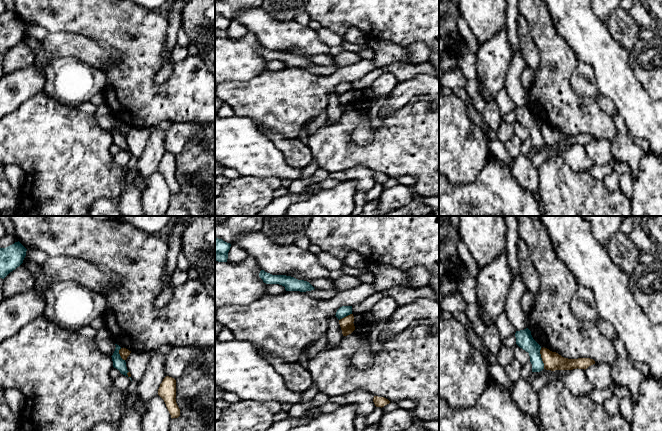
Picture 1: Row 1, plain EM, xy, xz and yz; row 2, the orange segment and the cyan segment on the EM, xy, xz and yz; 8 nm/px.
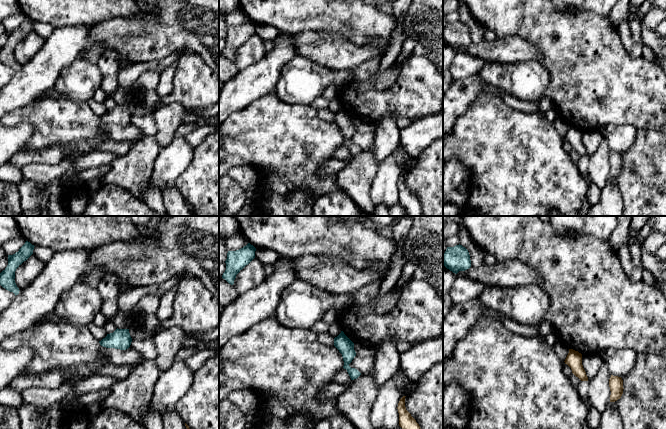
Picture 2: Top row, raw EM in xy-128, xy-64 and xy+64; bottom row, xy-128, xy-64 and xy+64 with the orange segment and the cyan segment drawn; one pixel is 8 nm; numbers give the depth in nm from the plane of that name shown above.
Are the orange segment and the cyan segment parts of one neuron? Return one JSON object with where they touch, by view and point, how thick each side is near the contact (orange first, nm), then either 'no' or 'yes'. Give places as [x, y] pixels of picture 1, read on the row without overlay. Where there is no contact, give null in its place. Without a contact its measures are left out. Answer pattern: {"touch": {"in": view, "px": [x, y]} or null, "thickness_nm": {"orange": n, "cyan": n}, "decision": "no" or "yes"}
{"touch": {"in": "yz", "px": [541, 133]}, "thickness_nm": {"orange": 150, "cyan": 140}, "decision": "no"}

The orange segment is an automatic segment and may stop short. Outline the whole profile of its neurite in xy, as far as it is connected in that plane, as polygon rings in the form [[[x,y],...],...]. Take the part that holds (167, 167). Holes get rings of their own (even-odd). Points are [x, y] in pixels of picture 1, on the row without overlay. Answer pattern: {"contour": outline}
{"contour": [[[166,152],[158,165],[158,171],[164,176],[171,194],[180,192],[180,185],[176,179],[176,156]]]}

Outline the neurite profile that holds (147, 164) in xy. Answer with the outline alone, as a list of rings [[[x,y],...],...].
[[[157,126],[150,128],[150,137],[141,157],[136,159],[138,173],[146,179],[158,170],[158,165],[165,149],[165,133],[166,131]]]

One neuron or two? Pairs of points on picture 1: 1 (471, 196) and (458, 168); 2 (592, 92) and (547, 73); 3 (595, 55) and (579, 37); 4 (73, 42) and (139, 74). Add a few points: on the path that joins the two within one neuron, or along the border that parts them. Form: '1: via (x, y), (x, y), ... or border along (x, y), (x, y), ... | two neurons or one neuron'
1: border along (483, 167), (472, 182), (452, 184), (449, 181) | two neurons
2: border along (579, 62), (570, 85), (577, 94), (588, 98) | two neurons
3: via (593, 51), (583, 41) | one neuron
4: border along (98, 44), (113, 59), (113, 62), (106, 69) | two neurons

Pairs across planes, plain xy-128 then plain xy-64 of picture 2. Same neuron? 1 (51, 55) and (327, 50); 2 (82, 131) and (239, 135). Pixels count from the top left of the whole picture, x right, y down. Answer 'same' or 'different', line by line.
1: different
2: same

